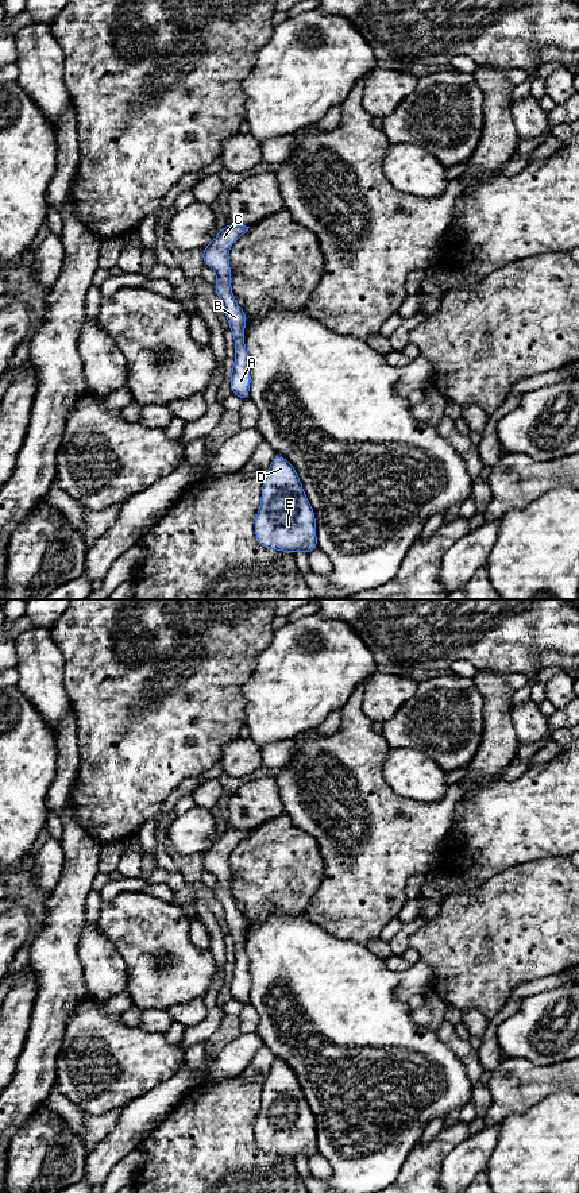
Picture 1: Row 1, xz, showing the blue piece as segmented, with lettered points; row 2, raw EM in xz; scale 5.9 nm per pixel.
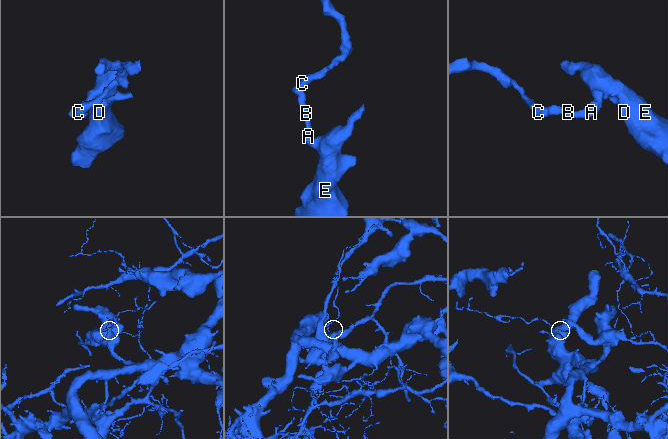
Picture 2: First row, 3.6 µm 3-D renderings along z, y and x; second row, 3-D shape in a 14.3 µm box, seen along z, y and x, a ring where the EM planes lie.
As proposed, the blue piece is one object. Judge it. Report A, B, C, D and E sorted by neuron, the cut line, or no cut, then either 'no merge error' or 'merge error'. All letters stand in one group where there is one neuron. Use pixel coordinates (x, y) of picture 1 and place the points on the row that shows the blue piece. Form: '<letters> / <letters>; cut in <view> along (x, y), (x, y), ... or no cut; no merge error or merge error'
A B C D E; no cut; no merge error

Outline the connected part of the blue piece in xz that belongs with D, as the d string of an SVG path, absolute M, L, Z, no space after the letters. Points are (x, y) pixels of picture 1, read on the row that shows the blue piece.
M275 455L263 476L259 510L254 521L254 533L260 545L274 551L296 555L305 551L310 555L319 549L316 514L294 466L282 455Z

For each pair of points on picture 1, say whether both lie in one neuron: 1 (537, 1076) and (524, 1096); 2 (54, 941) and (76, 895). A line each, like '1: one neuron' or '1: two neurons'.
1: one neuron
2: one neuron

